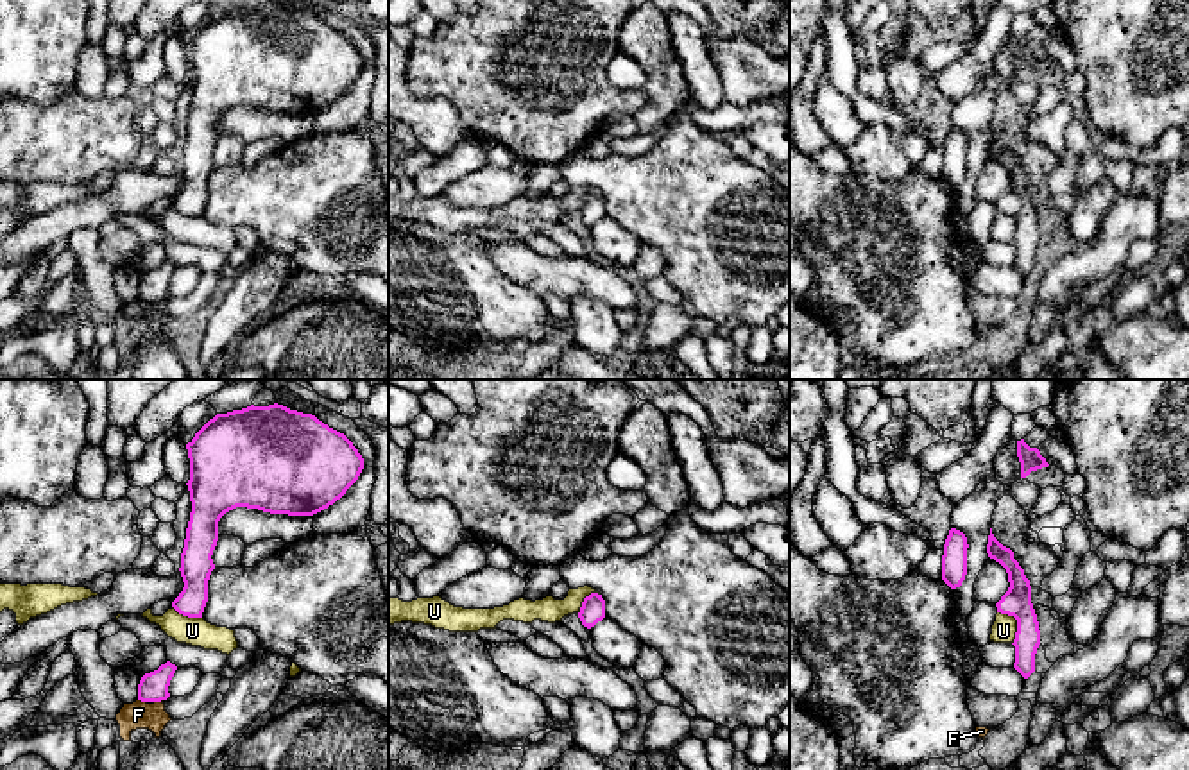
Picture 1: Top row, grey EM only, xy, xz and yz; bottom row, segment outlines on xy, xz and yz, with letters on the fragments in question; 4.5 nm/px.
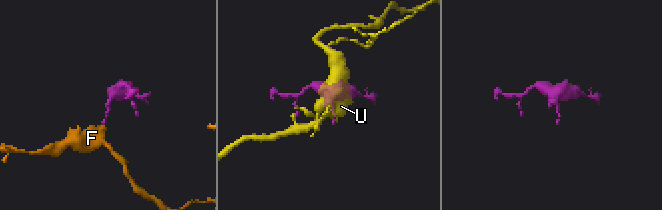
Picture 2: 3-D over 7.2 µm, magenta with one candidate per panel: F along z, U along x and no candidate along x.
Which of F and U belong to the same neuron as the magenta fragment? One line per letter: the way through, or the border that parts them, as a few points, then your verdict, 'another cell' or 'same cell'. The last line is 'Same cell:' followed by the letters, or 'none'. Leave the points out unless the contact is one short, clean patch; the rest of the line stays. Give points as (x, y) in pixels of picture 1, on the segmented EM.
F: along xy (138, 699), (145, 702) | another cell
U: along yz (998, 611), (1016, 620), (1016, 638), (1012, 643) | another cell
Same cell: none

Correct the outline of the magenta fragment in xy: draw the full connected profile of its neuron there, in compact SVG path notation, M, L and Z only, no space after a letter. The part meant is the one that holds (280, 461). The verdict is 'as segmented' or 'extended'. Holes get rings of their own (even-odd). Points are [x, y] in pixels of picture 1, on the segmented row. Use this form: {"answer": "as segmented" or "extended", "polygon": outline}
{"answer": "as segmented", "polygon": "M283 405L247 406L217 414L186 444L190 458L192 512L181 553L183 591L172 607L188 618L202 618L208 602L208 580L220 518L236 509L258 509L270 514L313 516L337 500L358 480L364 458L353 442L312 414Z"}

